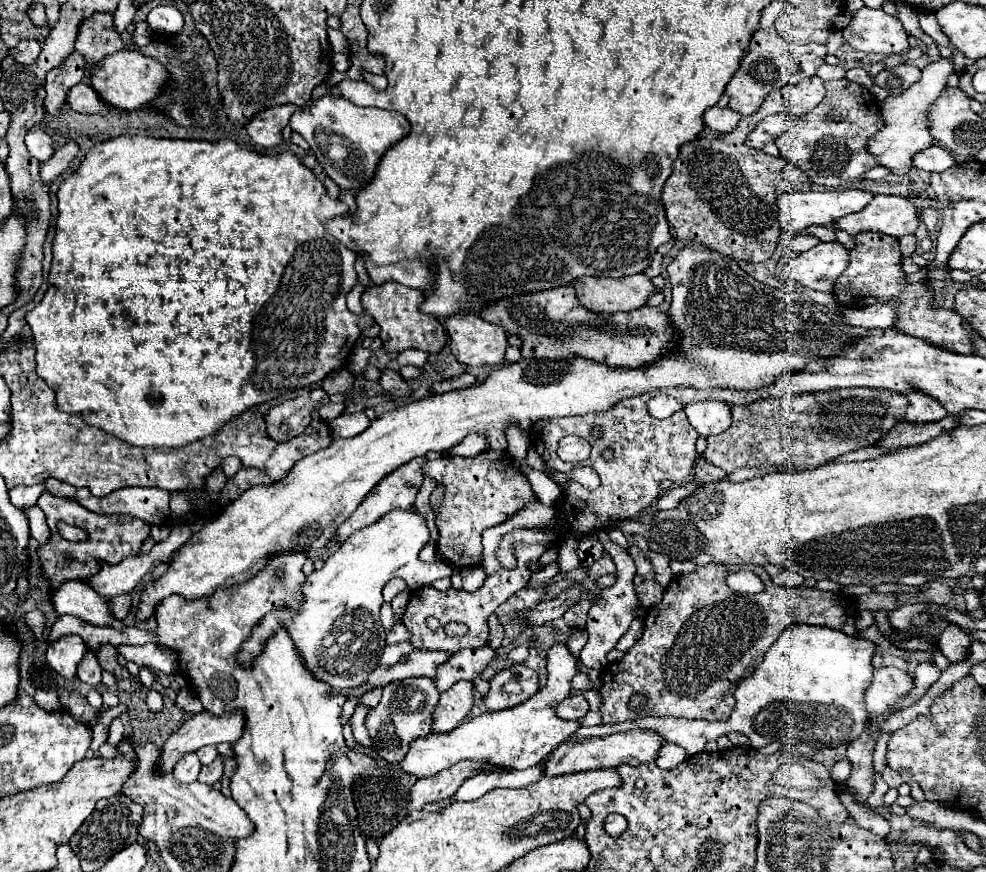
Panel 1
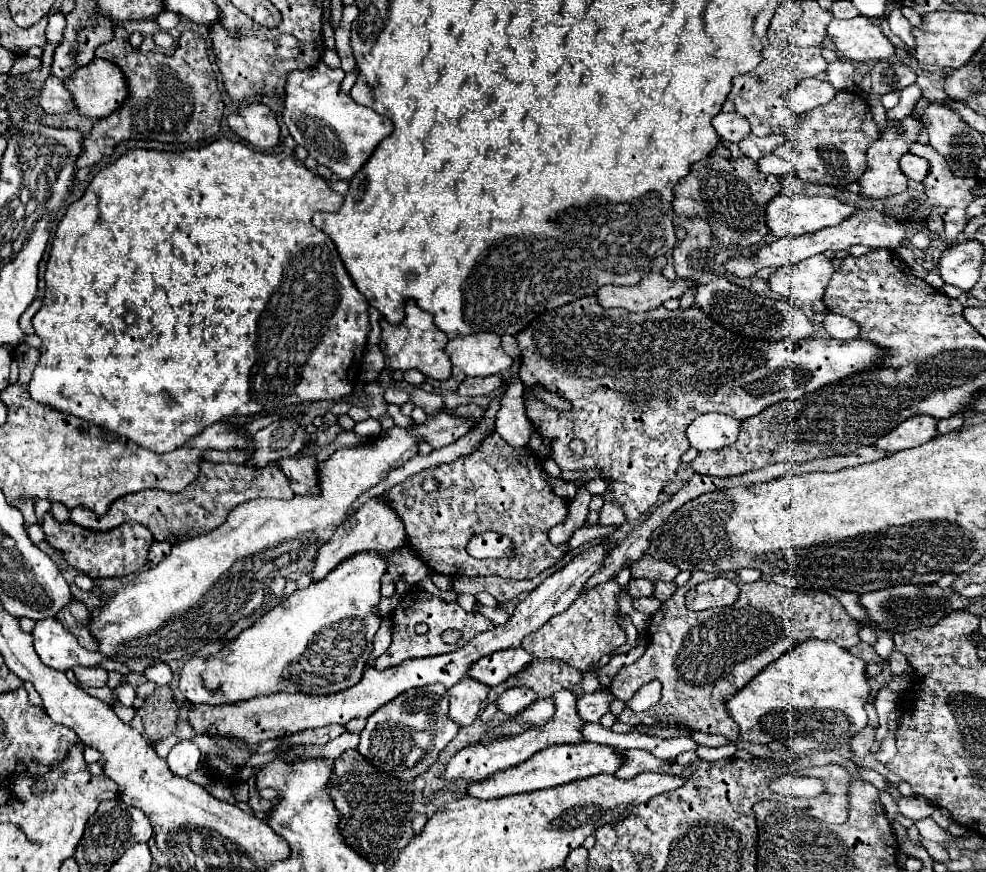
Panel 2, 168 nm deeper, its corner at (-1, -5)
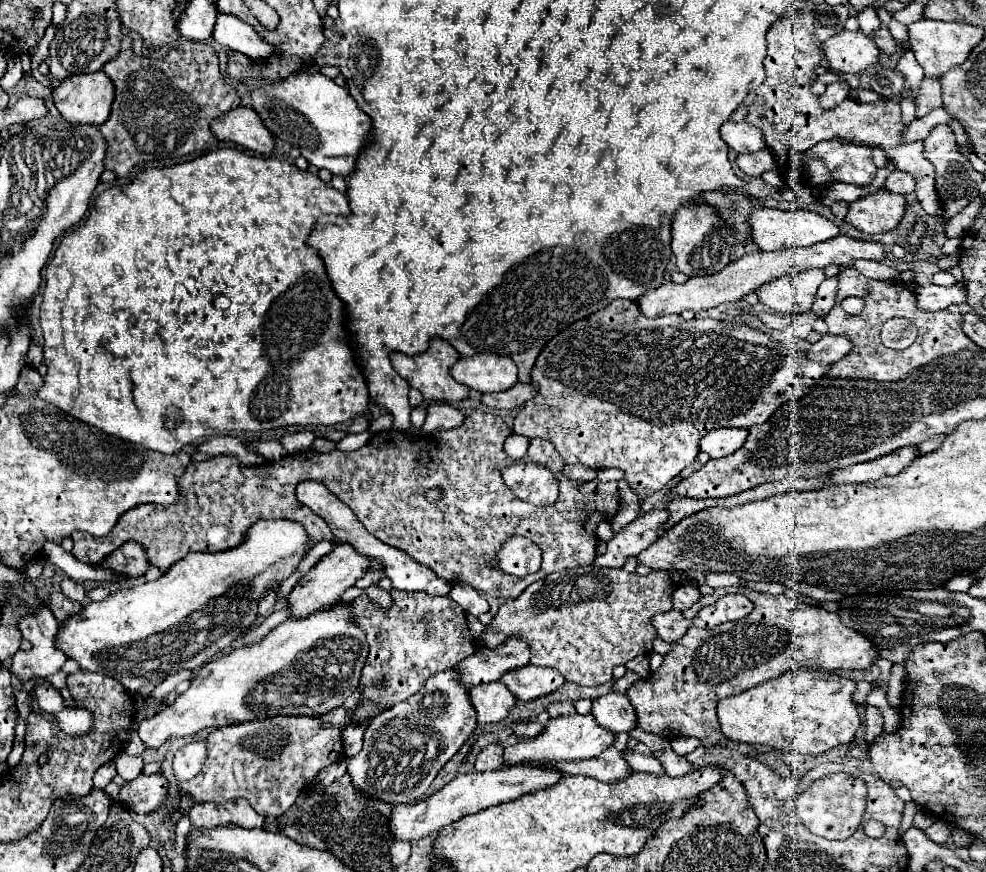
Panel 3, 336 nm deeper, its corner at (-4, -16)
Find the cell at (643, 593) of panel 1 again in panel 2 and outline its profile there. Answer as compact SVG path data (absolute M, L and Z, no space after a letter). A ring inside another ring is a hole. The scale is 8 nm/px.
M658 581L658 583L654 585L654 597L656 597L658 601L666 601L674 591L676 591L676 585L674 585L674 583L662 583L662 581Z

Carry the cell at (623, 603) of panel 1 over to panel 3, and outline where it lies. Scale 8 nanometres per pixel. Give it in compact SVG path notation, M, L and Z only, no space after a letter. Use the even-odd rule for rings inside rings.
M669 610L665 614L657 614L653 618L653 626L657 628L657 634L665 642L677 642L689 628L689 620L679 610Z

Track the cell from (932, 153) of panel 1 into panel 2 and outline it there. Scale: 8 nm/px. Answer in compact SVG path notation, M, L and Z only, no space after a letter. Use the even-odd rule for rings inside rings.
M906 153L900 159L900 167L906 173L906 177L914 179L914 181L924 181L924 177L930 171L930 163L924 157L918 157L918 155L912 155L912 153Z

